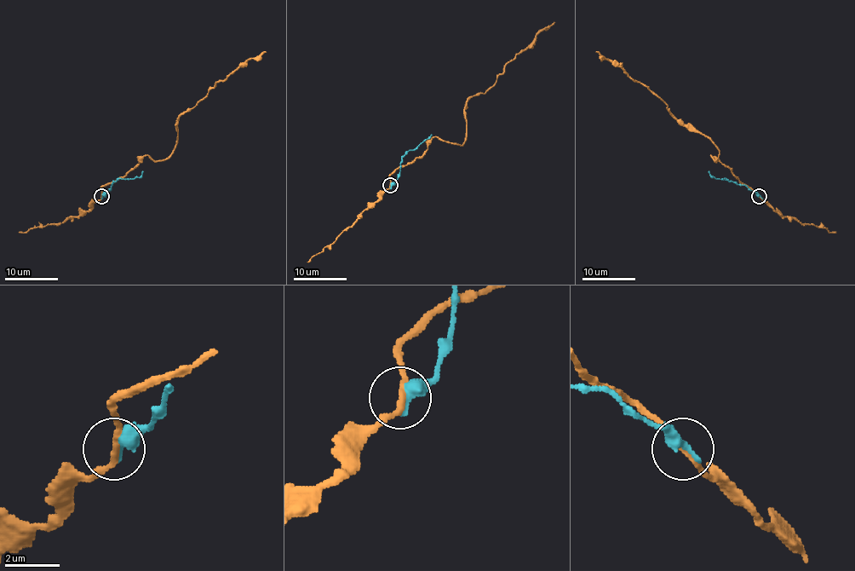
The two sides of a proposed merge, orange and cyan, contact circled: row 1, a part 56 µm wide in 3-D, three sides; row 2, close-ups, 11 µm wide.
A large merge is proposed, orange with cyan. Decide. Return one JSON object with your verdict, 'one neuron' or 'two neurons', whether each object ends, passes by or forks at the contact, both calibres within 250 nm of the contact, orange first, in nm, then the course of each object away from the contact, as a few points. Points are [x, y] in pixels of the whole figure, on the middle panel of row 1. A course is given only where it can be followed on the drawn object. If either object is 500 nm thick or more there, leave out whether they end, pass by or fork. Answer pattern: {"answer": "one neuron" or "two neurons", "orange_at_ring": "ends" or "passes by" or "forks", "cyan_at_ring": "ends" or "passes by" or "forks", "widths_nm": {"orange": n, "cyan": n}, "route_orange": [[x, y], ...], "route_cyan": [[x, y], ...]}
{"answer": "two neurons", "widths_nm": {"orange": 200, "cyan": 500}, "route_orange": [[389, 185], [389, 175], [422, 154], [433, 137], [461, 145], [465, 103], [484, 94], [503, 67], [555, 22]], "route_cyan": [[391, 185], [396, 181], [401, 158], [432, 135]]}

